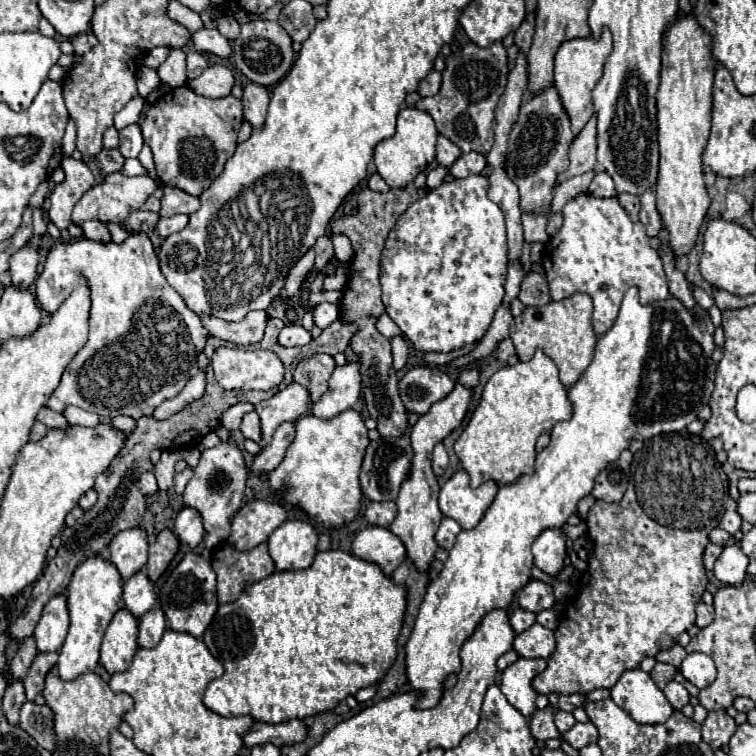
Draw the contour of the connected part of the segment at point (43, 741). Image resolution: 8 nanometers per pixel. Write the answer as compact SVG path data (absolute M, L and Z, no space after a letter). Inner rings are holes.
M25 702L21 708L19 726L37 740L37 744L45 750L55 748L55 730L53 730L53 710L49 706L37 706L33 702Z

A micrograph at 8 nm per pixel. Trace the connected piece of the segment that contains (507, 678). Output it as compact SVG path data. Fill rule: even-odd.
M519 658L513 662L503 674L501 674L501 692L509 700L511 706L515 706L527 720L535 714L535 690L531 688L531 680L543 672L547 666L547 660L529 660L529 658Z

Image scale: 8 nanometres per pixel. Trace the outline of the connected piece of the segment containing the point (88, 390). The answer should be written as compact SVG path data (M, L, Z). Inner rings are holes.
M129 232L121 244L113 240L103 242L89 238L73 238L69 242L55 244L47 254L43 274L35 282L39 306L47 312L55 312L55 308L59 308L59 304L75 288L79 274L83 274L91 286L93 304L89 316L89 340L63 372L63 378L47 406L61 412L65 406L73 404L87 412L95 412L101 418L125 414L139 420L141 416L153 414L163 400L175 398L197 374L197 356L205 350L209 330L203 326L201 318L185 306L183 298L167 284L159 270L159 258L145 232Z

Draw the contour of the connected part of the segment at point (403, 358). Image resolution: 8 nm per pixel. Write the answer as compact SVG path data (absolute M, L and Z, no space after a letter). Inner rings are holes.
M395 336L391 340L391 348L393 348L393 368L399 372L399 370L403 370L405 362L407 362L409 344L403 340L403 336Z

